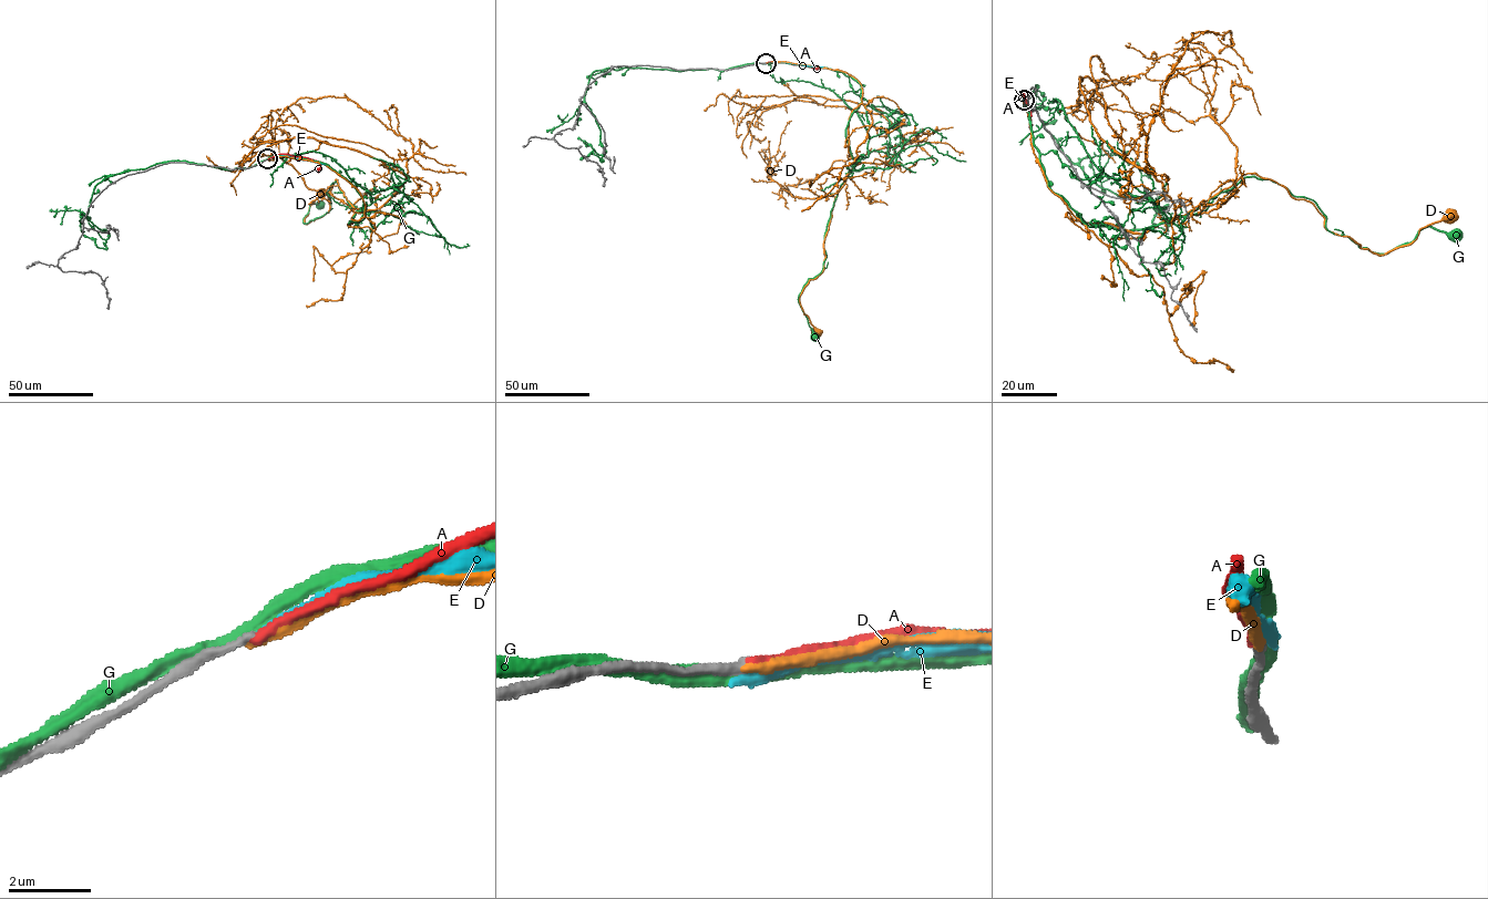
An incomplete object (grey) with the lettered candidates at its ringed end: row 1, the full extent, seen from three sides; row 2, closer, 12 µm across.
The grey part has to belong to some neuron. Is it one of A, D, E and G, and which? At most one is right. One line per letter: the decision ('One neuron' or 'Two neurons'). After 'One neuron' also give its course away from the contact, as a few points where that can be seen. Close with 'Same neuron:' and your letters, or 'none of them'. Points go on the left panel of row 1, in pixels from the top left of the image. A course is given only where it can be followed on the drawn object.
A: Two neurons
D: Two neurons
E: Two neurons
G: Two neurons
Same neuron: none of them

